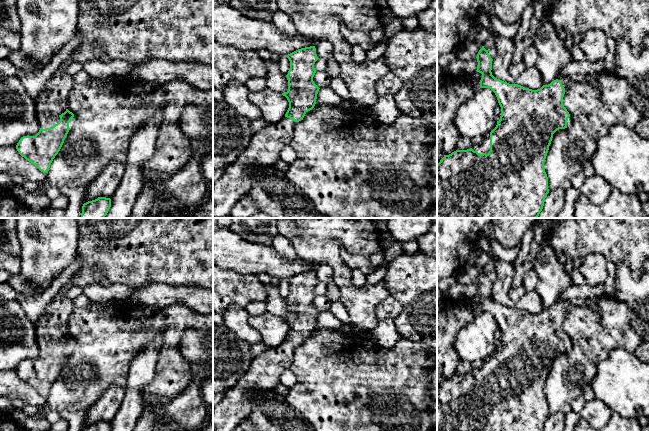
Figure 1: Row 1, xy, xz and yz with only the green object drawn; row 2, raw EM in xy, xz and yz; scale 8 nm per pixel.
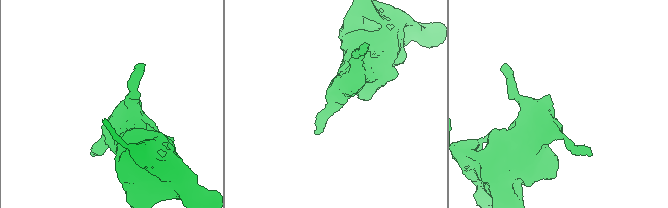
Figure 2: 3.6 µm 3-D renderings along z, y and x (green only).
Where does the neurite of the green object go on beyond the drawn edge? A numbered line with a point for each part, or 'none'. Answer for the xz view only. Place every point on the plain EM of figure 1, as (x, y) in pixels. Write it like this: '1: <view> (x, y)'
1: xz (264, 373)

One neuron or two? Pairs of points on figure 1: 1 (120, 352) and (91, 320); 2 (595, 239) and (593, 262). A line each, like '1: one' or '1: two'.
1: one
2: two

